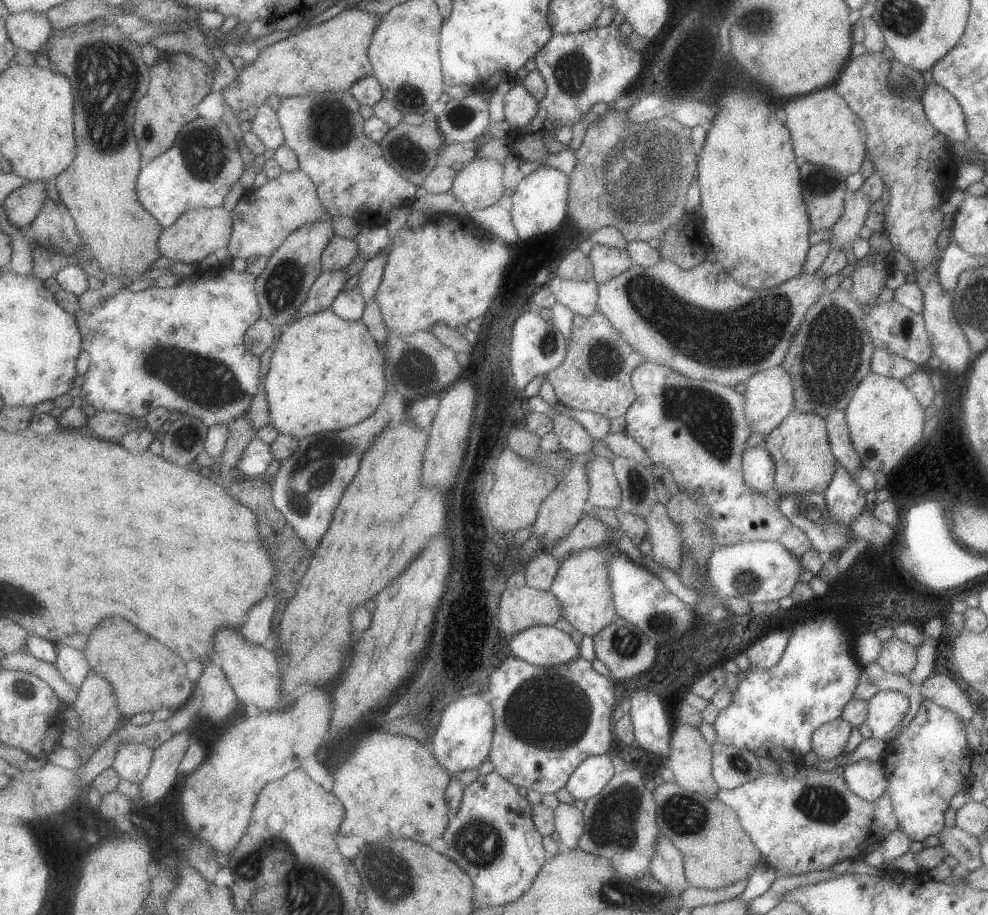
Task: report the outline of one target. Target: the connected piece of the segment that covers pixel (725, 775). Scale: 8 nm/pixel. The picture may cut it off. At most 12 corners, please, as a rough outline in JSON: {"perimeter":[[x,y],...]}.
{"perimeter":[[713,744],[720,789],[761,775],[758,757],[734,745]]}

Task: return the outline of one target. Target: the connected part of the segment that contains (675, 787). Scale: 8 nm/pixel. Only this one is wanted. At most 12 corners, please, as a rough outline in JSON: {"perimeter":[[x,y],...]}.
{"perimeter":[[675,781],[653,790],[659,832],[690,886],[744,880],[762,853],[733,808]]}

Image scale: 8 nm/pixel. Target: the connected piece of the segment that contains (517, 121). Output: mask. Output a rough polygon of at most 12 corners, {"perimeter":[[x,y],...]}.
{"perimeter":[[524,83],[506,96],[506,120],[528,126],[541,102]]}

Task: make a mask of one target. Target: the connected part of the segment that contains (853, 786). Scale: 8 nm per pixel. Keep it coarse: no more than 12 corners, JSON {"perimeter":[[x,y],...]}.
{"perimeter":[[859,760],[839,771],[868,802],[887,790],[883,762]]}

